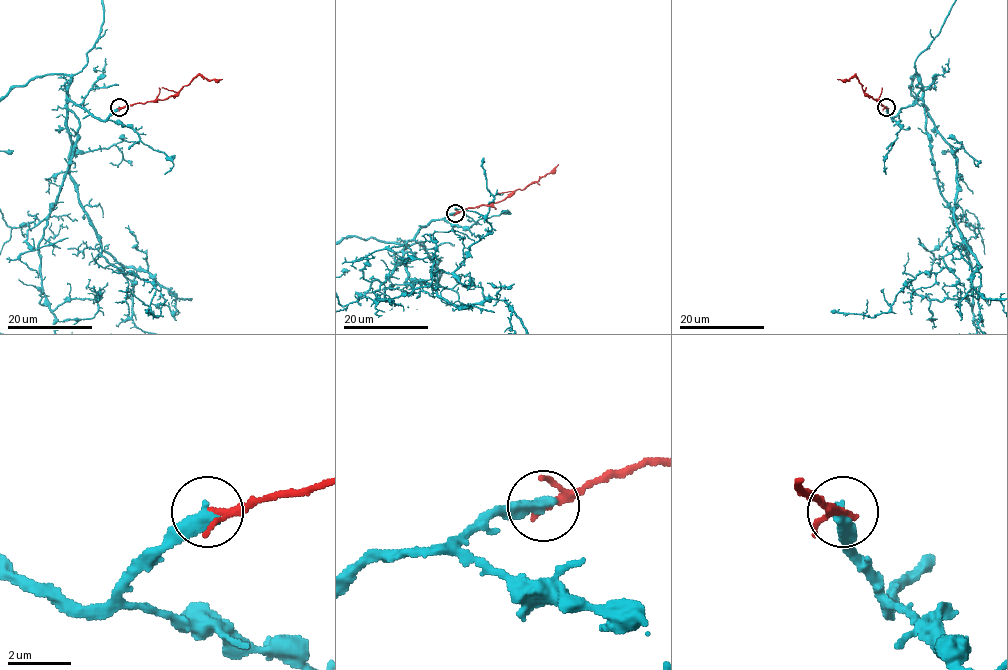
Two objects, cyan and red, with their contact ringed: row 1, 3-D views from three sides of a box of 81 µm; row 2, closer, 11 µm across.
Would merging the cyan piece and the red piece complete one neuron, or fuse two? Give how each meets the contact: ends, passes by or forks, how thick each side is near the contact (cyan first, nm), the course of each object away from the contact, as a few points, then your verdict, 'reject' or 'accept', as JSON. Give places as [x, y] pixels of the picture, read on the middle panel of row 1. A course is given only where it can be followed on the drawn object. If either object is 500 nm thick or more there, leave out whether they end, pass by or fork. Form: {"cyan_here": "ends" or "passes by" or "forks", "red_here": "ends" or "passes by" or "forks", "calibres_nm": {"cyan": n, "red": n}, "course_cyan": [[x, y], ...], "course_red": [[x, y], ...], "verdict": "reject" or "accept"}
{"cyan_here": "ends", "red_here": "passes by", "calibres_nm": {"cyan": 480, "red": 190}, "course_red": [[455, 214], [502, 201], [515, 190], [524, 189], [538, 181], [558, 164]], "verdict": "reject"}

